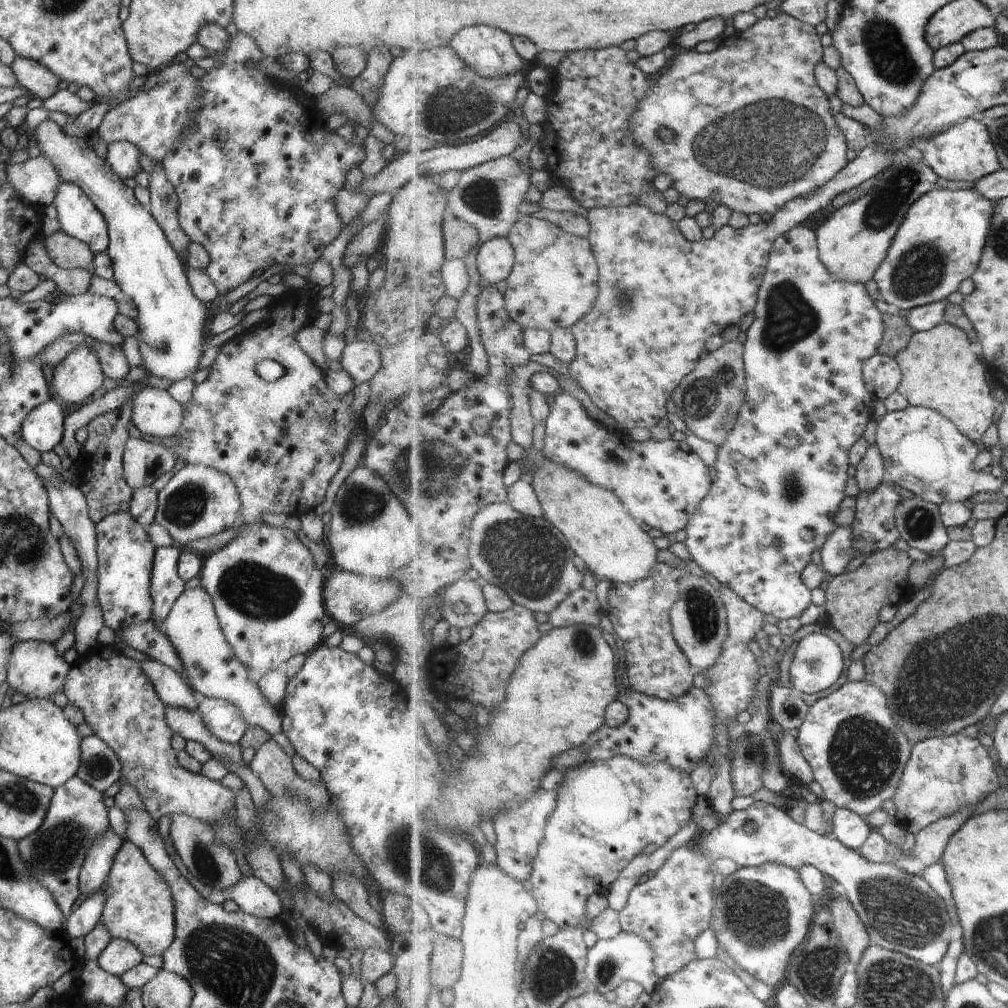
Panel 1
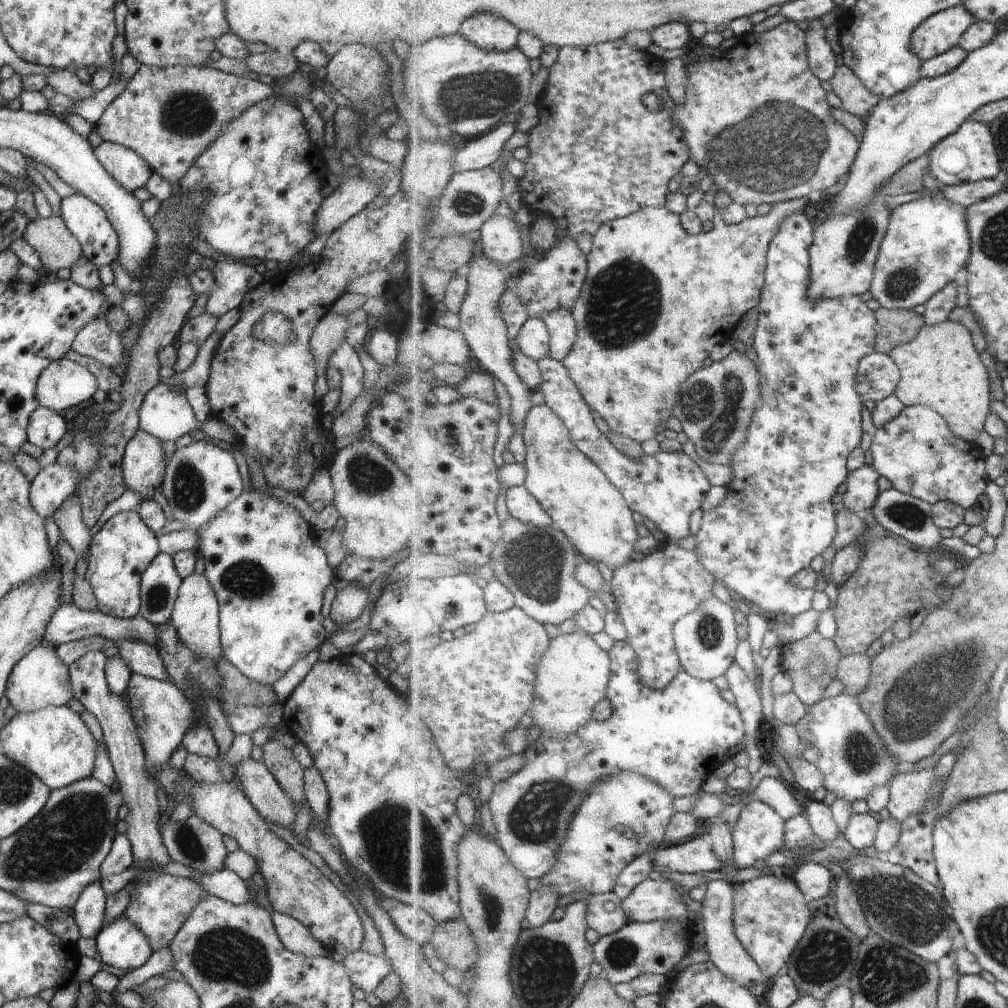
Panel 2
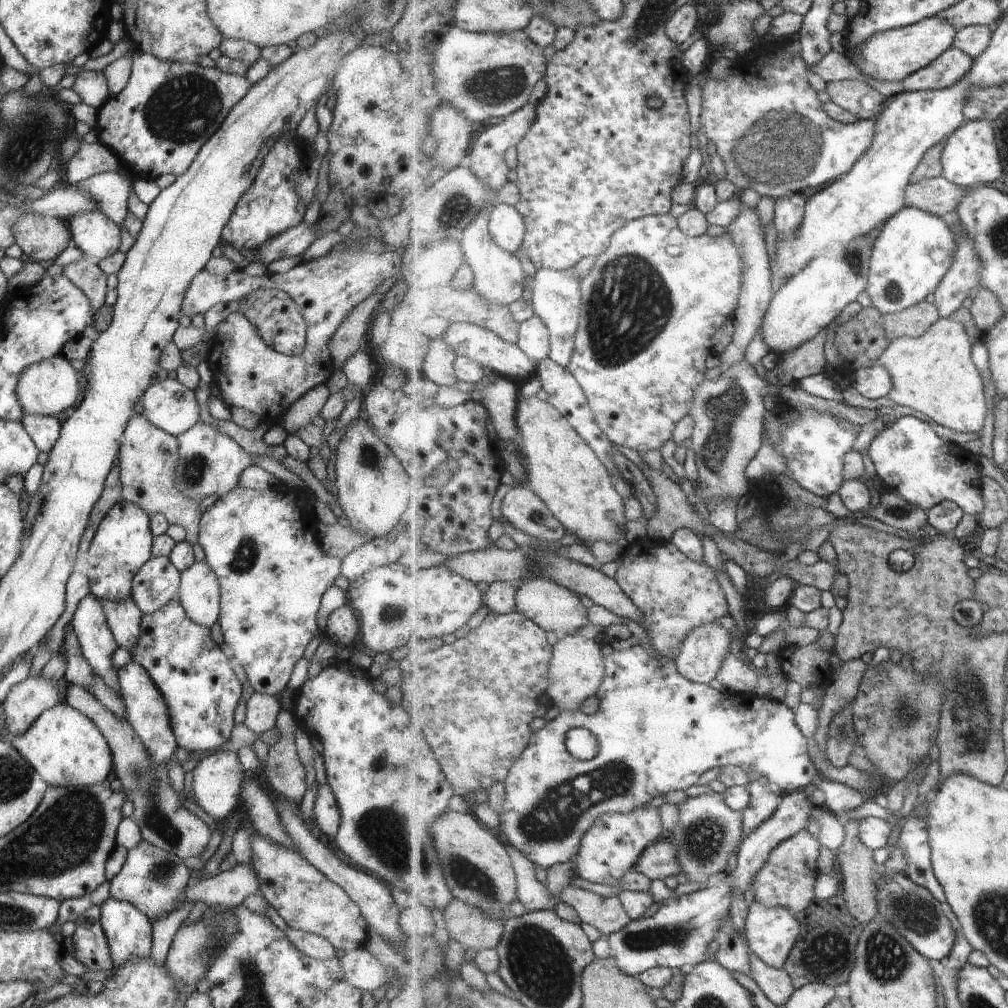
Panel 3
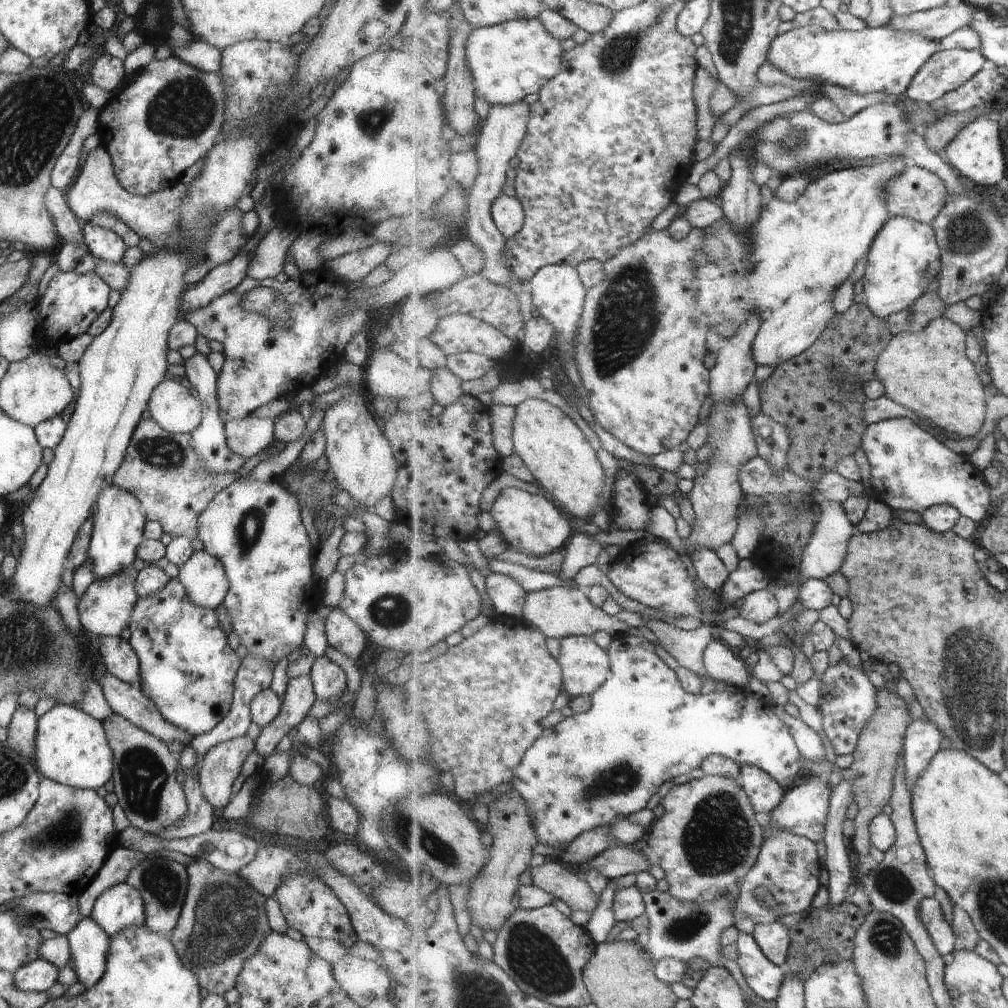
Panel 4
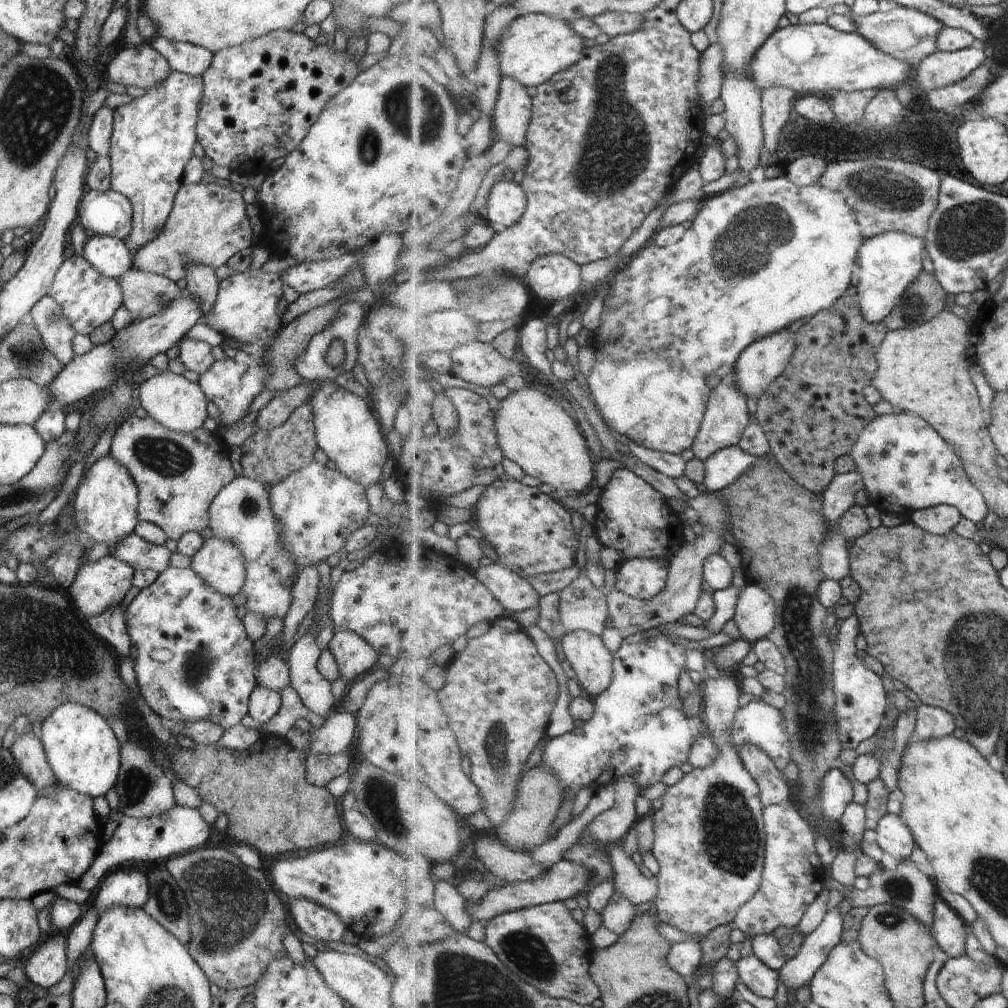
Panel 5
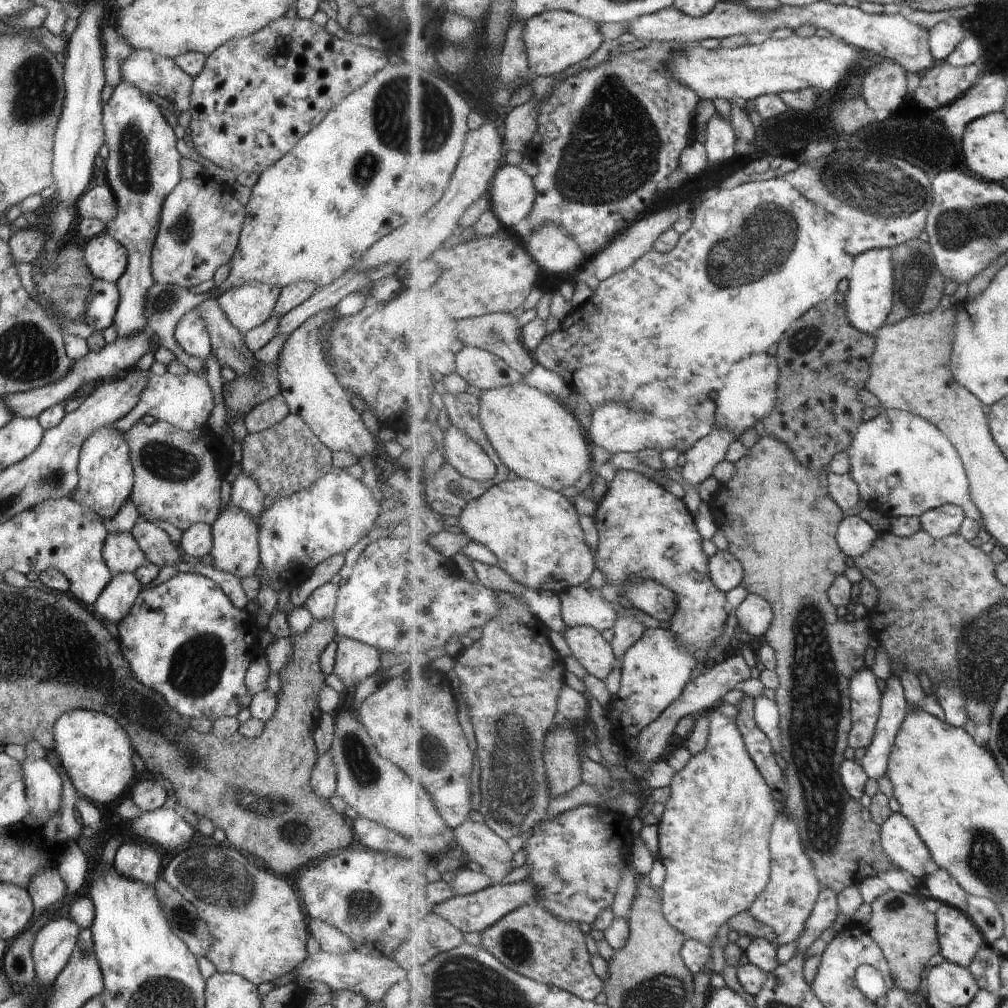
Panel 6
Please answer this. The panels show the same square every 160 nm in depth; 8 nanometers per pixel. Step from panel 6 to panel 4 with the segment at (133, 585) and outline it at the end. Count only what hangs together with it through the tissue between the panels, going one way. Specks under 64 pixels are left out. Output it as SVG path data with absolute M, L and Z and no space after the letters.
M101 635L98 646L105 670L123 683L138 682L138 658L119 635Z

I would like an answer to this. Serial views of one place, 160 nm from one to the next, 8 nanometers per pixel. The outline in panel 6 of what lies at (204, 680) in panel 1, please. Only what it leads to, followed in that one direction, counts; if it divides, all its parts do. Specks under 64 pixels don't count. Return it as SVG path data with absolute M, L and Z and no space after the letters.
M227 503L210 524L212 547L208 552L213 557L212 566L237 578L253 575L260 560L258 557L258 520L250 517L241 507Z

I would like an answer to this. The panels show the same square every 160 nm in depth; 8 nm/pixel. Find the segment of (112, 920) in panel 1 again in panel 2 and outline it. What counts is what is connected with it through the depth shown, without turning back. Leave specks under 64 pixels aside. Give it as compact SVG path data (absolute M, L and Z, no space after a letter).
M167 873L153 874L139 881L133 881L132 898L122 912L148 938L153 951L166 947L189 913L206 894L205 889L195 880L176 877Z

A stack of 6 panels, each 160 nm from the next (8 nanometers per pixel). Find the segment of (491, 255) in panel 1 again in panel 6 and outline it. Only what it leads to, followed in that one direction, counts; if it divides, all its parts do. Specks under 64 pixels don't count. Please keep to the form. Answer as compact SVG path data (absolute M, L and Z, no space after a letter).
M505 164L498 170L489 195L491 208L505 228L519 228L530 218L538 190L535 178L520 165Z

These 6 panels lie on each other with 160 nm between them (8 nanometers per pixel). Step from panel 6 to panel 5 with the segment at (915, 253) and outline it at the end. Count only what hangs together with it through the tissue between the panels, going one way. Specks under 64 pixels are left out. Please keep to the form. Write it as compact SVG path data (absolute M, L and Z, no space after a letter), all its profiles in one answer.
M923 271L884 323L889 331L924 325L946 309L947 293L934 273Z

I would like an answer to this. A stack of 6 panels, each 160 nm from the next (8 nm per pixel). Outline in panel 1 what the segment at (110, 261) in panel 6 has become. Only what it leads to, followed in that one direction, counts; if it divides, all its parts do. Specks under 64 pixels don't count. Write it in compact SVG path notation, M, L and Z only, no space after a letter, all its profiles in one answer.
M59 180L52 203L65 234L84 242L93 254L106 252L105 218L77 185Z

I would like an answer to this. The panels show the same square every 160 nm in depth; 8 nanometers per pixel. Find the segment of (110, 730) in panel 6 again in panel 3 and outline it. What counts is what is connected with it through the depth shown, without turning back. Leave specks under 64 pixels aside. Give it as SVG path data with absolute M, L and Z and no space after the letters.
M57 703L44 710L31 723L31 726L16 737L9 737L9 743L17 752L39 773L46 785L56 787L89 786L101 783L112 766L112 756L107 741L102 737L99 729L82 713L68 703Z

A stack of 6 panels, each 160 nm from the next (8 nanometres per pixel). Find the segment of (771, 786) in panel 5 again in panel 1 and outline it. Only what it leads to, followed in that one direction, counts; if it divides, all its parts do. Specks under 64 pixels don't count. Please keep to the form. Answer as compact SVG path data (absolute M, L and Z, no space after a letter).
M754 801L746 809L733 811L727 821L721 823L710 833L702 835L696 841L696 848L712 862L719 858L729 858L737 865L739 864L741 869L763 866L768 863L777 863L797 870L805 865L819 868L821 872L831 876L845 887L846 896L865 923L873 945L884 946L886 949L909 955L911 958L933 966L939 965L952 945L949 934L951 934L954 918L949 910L950 904L932 888L930 882L922 876L902 869L895 862L871 862L859 851L850 849L834 836L821 836L820 833L812 831L806 825L799 824L783 809L768 802Z

